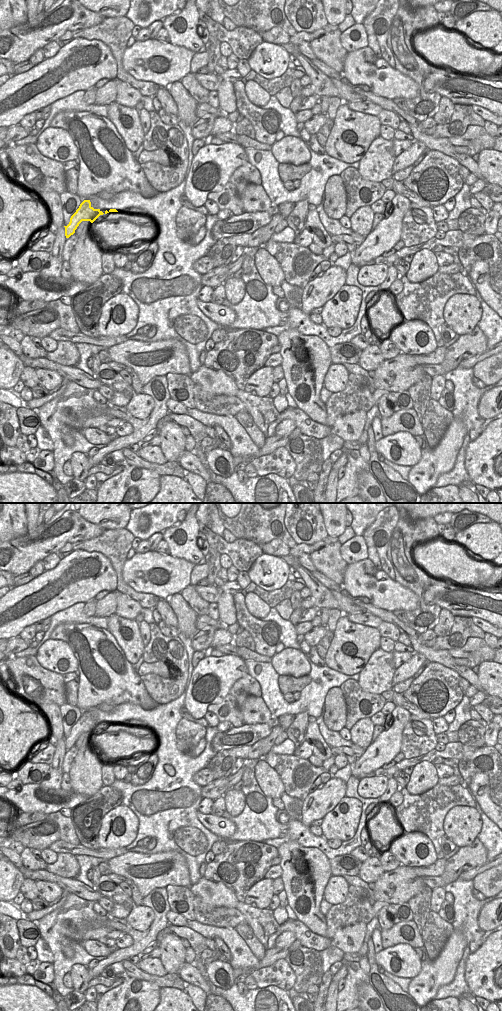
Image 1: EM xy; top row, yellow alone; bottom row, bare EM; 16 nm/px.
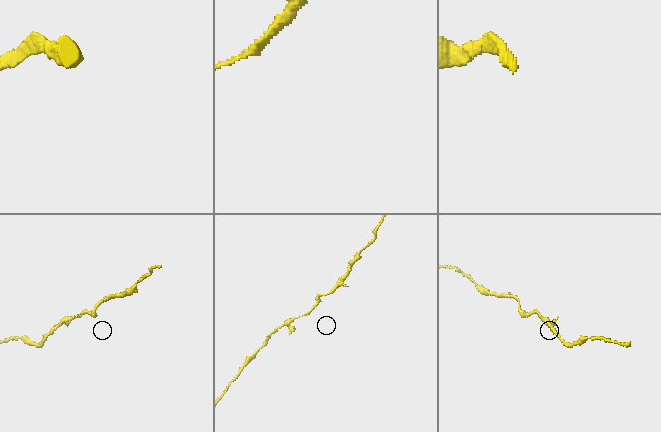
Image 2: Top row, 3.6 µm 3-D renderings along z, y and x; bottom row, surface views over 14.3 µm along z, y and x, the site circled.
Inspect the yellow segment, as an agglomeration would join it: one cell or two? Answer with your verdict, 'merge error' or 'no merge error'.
no merge error

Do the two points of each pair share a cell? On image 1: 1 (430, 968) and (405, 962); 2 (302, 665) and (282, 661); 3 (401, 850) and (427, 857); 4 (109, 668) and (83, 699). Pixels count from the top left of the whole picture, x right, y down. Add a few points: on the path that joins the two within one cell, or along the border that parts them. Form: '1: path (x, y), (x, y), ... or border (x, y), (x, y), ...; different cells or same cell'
1: border (422, 961), (420, 971), (412, 978); different cells
2: path (297, 665), (287, 664); same cell
3: path (407, 852), (413, 852), (421, 859); same cell
4: path (111, 679), (109, 688), (97, 690), (94, 693); same cell

